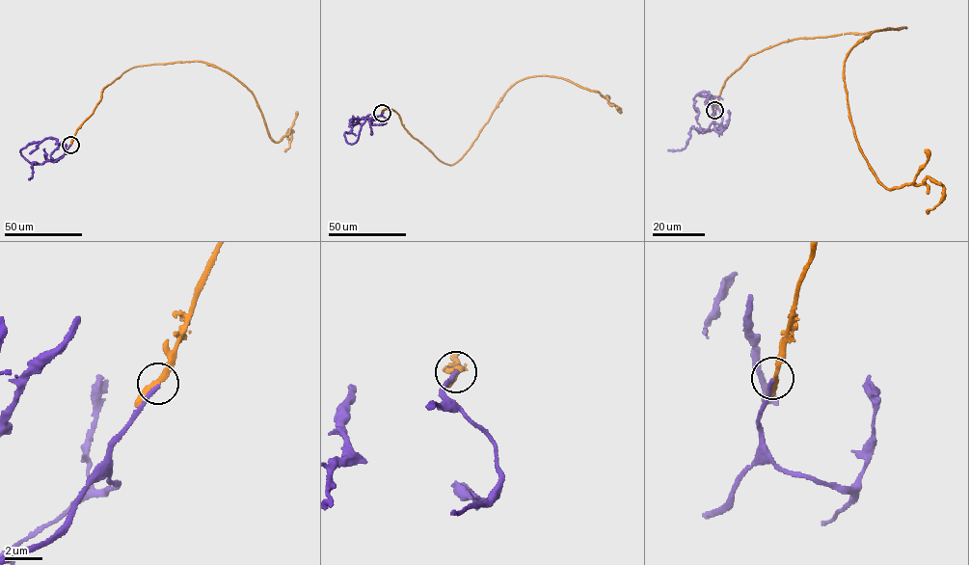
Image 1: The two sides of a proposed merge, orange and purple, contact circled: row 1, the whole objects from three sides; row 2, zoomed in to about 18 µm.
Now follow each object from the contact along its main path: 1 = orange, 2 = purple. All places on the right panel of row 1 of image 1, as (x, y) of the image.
1: (714, 110), (764, 49), (906, 27), (860, 39), (844, 80), (880, 183), (943, 187), (927, 213)
2: (714, 110), (708, 128), (698, 132), (722, 120), (705, 101), (713, 98), (700, 93), (710, 94), (706, 104)

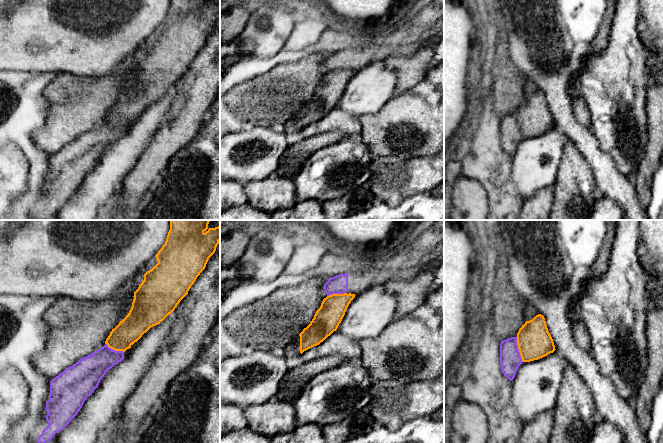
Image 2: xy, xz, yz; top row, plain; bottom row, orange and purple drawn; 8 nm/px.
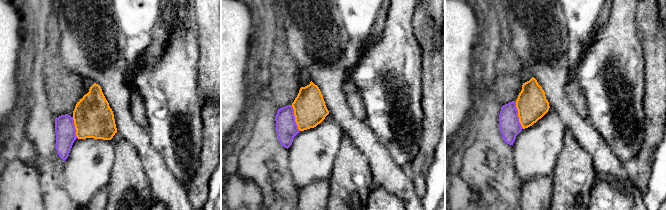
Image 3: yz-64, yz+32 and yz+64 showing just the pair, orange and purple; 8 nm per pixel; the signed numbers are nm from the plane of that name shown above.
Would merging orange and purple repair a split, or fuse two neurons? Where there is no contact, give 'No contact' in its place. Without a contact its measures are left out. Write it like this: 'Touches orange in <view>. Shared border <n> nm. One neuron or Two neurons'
Touches orange in yz. Shared border 200 nm. Two neurons

